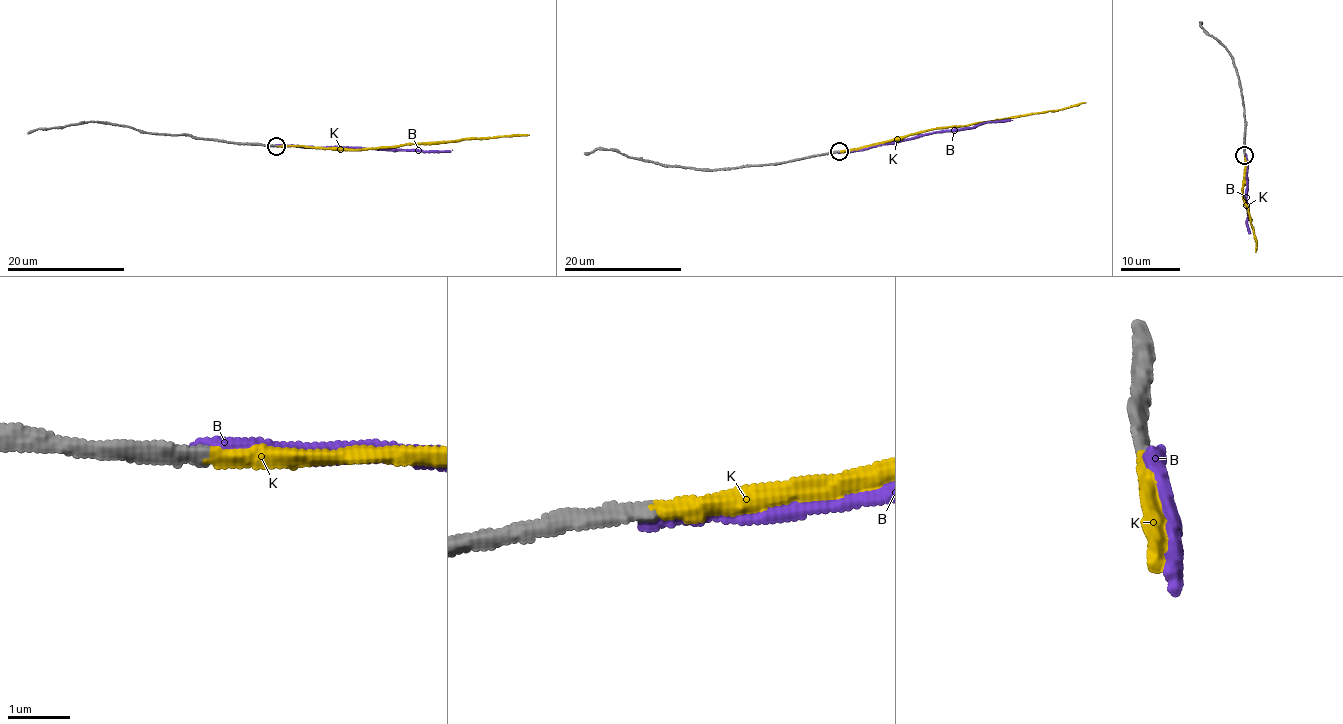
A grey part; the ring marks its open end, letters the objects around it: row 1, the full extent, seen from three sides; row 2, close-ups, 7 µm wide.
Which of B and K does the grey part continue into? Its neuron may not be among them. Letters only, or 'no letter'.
K

